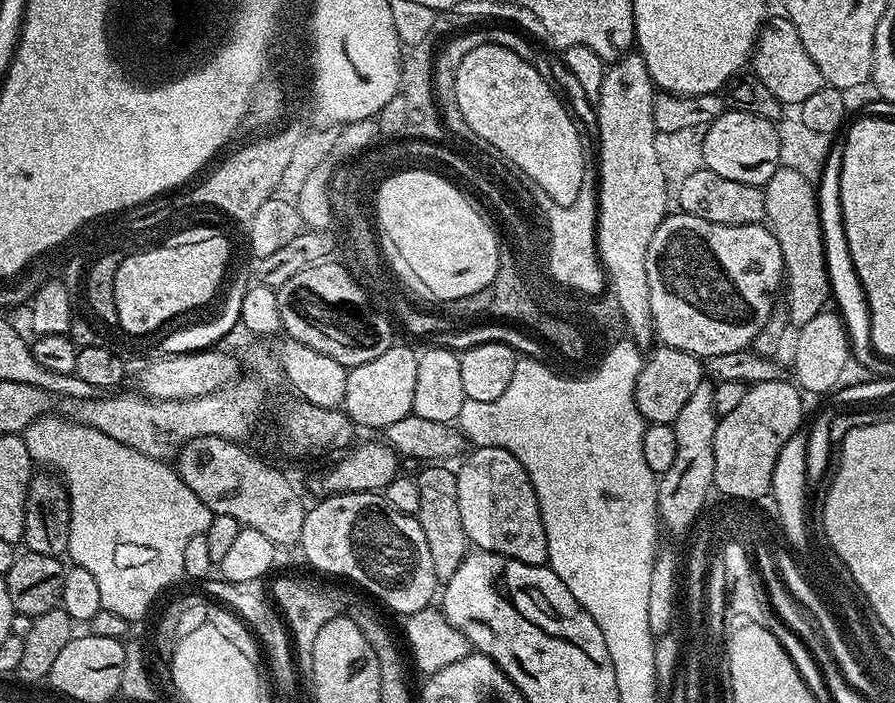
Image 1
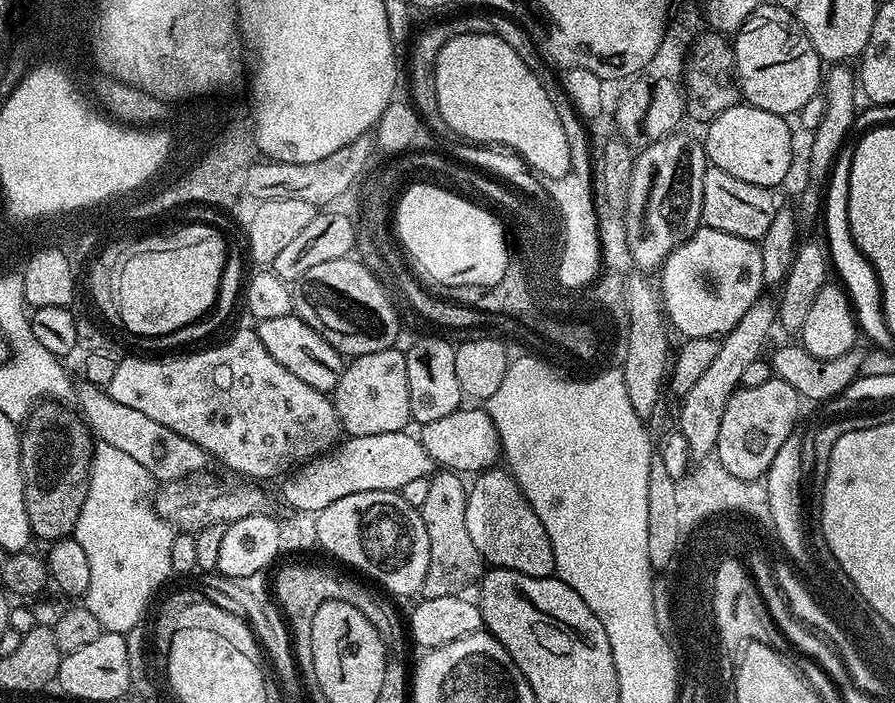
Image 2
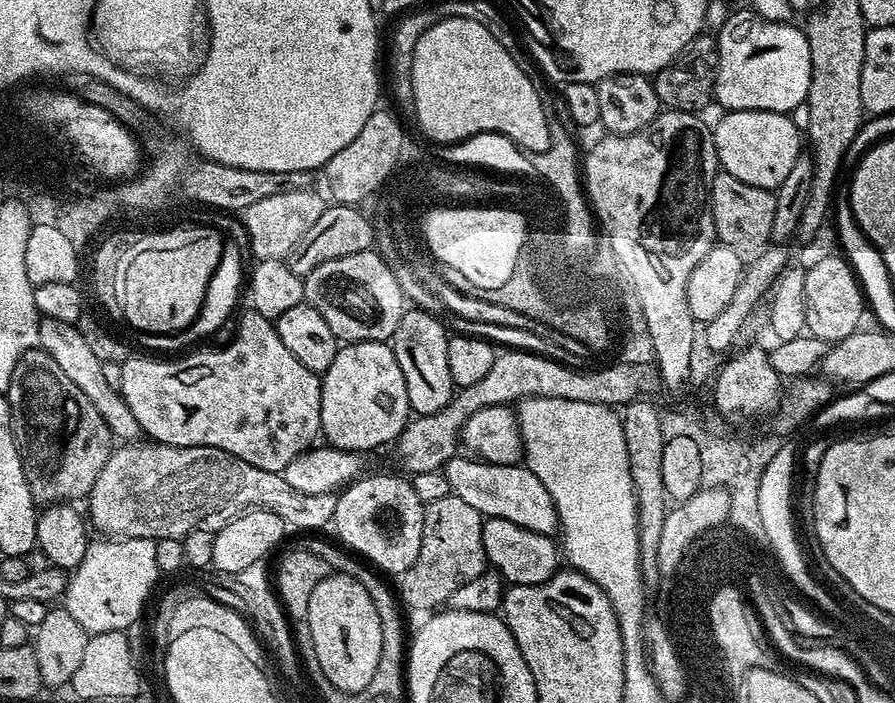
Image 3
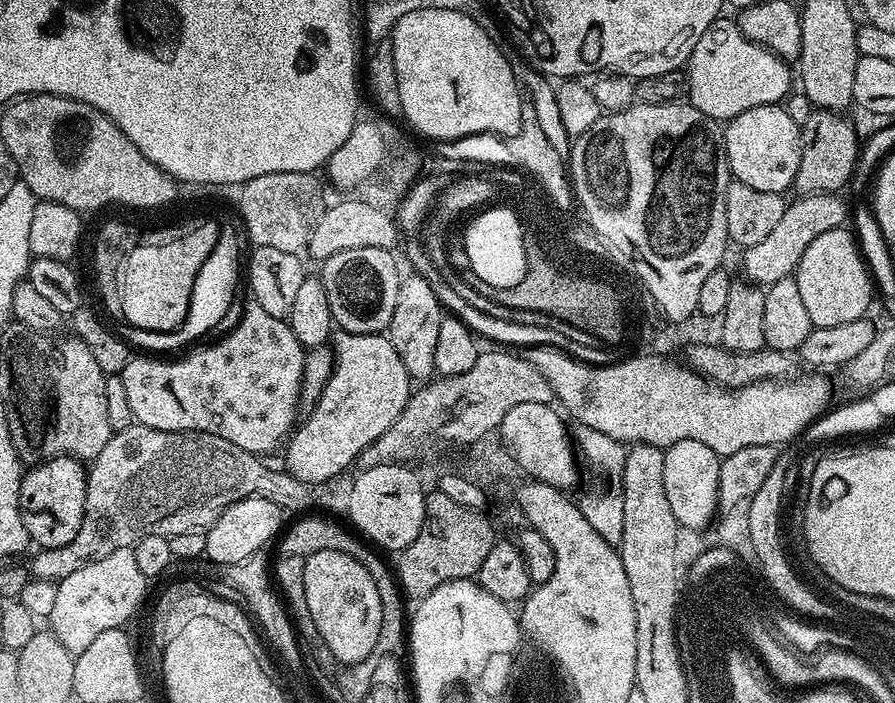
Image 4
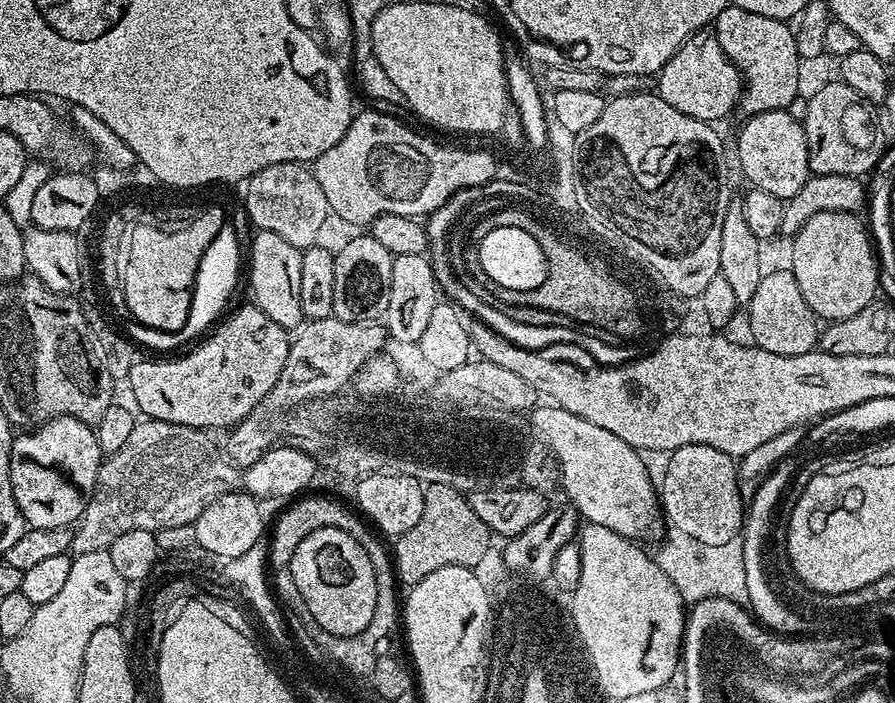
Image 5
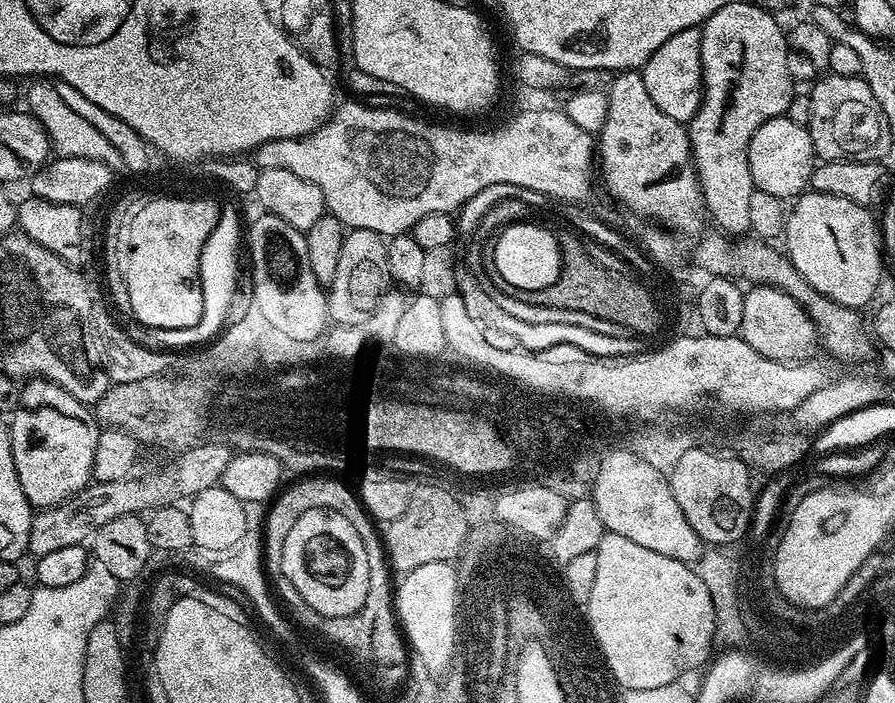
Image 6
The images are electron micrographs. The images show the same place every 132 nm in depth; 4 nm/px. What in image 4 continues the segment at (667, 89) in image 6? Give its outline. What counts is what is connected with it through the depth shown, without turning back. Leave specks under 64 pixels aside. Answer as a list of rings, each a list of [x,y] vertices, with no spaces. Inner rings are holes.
[[[717,18],[694,46],[686,65],[686,100],[714,122],[727,122],[754,106],[780,104],[794,88],[789,61],[746,38],[735,19]]]

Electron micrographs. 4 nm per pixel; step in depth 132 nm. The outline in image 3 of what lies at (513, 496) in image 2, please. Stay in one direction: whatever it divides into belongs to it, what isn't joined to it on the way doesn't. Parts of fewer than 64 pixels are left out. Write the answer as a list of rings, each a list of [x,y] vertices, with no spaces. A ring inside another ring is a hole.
[[[488,516],[482,526],[482,546],[486,550],[488,564],[500,573],[501,580],[509,585],[534,586],[545,584],[555,576],[562,564],[562,552],[544,532],[535,532],[516,520],[504,516]]]

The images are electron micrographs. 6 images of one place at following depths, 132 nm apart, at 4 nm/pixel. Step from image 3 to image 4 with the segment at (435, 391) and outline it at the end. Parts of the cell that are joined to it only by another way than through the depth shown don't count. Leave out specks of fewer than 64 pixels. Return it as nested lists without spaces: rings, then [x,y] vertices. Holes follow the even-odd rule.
[[[415,274],[405,275],[398,286],[398,302],[394,302],[394,318],[390,318],[386,335],[394,350],[398,350],[398,358],[402,358],[402,366],[406,366],[413,381],[431,381],[436,372],[434,346],[438,346],[441,315],[442,309],[438,298],[434,298],[426,278]]]

